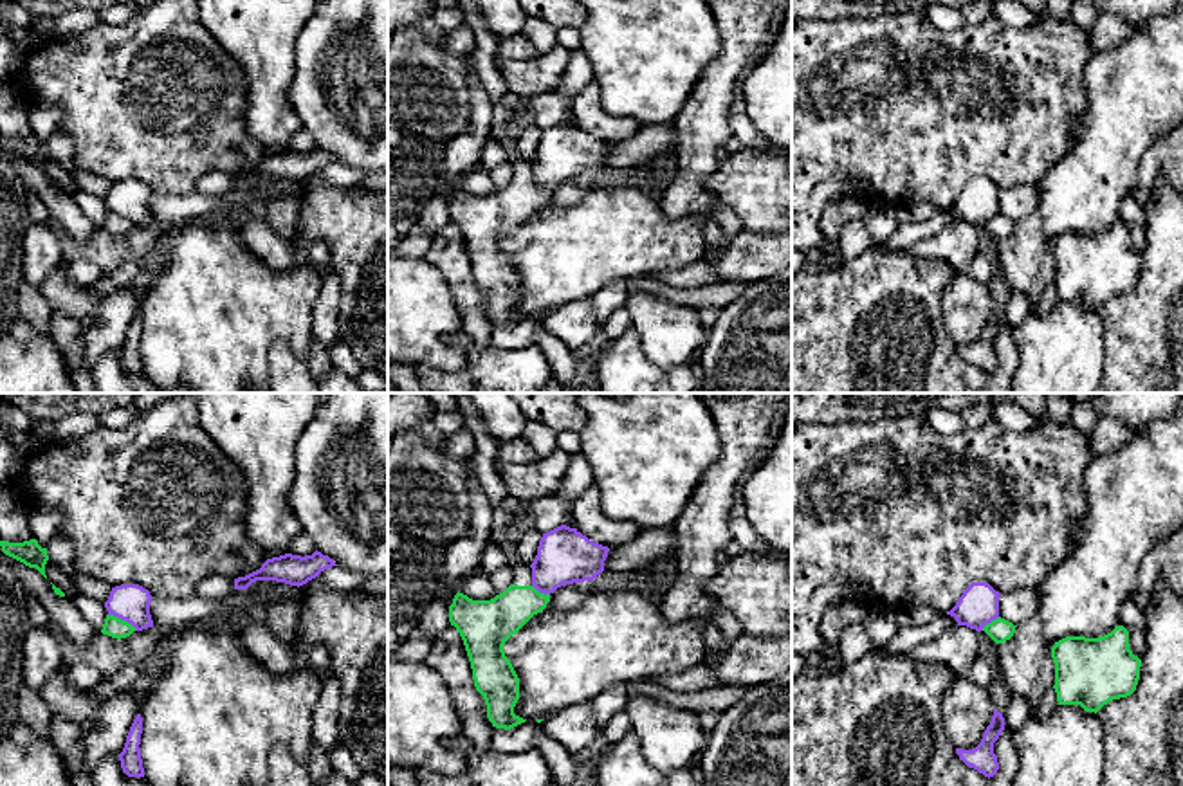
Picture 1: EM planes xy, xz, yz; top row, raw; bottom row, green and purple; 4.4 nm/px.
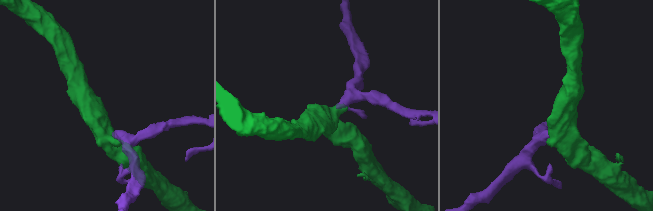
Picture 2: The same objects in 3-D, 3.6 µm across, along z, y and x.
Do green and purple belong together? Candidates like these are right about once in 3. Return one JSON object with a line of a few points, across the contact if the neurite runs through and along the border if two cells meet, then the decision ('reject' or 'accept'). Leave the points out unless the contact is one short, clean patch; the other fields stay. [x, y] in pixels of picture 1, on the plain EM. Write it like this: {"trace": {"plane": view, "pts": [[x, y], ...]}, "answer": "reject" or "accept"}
{"trace": {"plane": "xy", "pts": [[109, 210], [125, 215], [136, 226]]}, "answer": "reject"}

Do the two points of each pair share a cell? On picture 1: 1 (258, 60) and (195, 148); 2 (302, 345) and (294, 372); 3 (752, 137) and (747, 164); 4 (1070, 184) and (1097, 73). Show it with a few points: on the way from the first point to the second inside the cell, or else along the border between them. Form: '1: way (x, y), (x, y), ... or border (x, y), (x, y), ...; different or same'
1: border (219, 45), (240, 67), (246, 82), (246, 121); different
2: border (269, 347), (284, 341), (305, 363); different
3: border (770, 145), (765, 148), (742, 148); different
4: way (1097, 157), (1102, 152), (1102, 100); same

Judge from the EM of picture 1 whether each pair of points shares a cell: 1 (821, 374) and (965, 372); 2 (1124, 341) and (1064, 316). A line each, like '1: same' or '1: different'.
1: same
2: different

